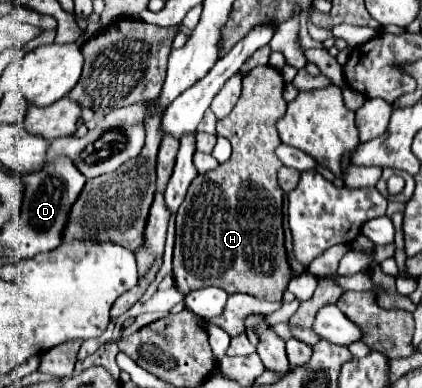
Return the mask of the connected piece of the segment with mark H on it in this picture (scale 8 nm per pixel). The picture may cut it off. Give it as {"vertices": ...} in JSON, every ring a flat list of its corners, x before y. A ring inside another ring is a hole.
{"vertices":[[258,65,254,67,246,77,244,77,244,83,242,83,242,95,238,99,238,103,234,105,234,109,230,111,228,117,224,119,218,119,216,123,216,133,226,137,230,143,232,143,232,155,230,159,224,163,224,165,218,165,218,169,210,171,210,173,204,173,204,175,198,175,194,177,190,189,188,189,188,195,184,199,184,203,180,205,178,213,176,213,176,247,174,247,174,277,176,277,176,285,178,289,186,295,188,291,192,289,200,289,200,287,208,287,208,285,220,285,226,293,248,293,248,295,254,295,254,297,260,297,260,299,268,299,268,301,280,301,282,299,282,293,286,291,286,285,288,285,288,279,290,279,290,267,288,267,288,261,286,261,286,249,284,249,284,229,282,229,282,189,278,187,278,181,276,181,276,173,278,169,282,167,282,163,278,161,278,157,274,155,274,149,280,145,280,137,278,137,278,131,276,131,276,121,286,113,286,101,282,97,284,93,284,79,280,75,278,69,274,69,272,65]]}

